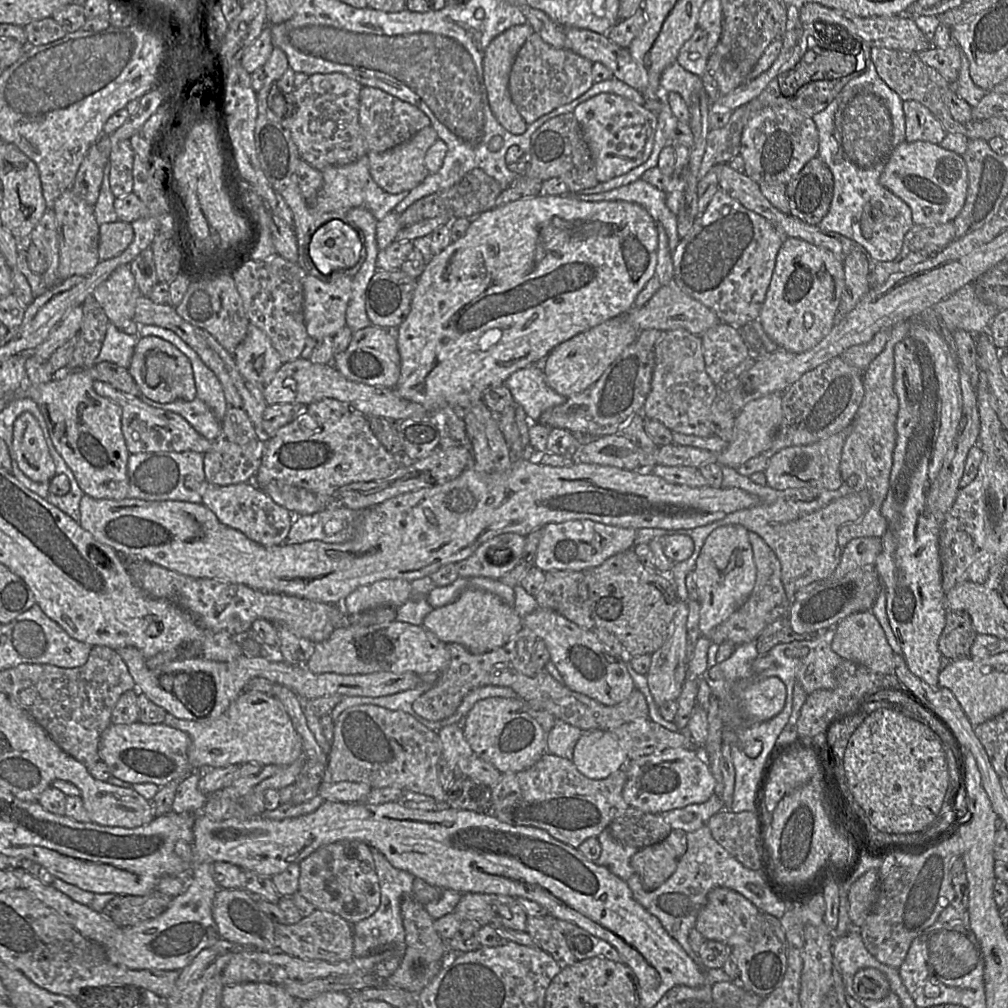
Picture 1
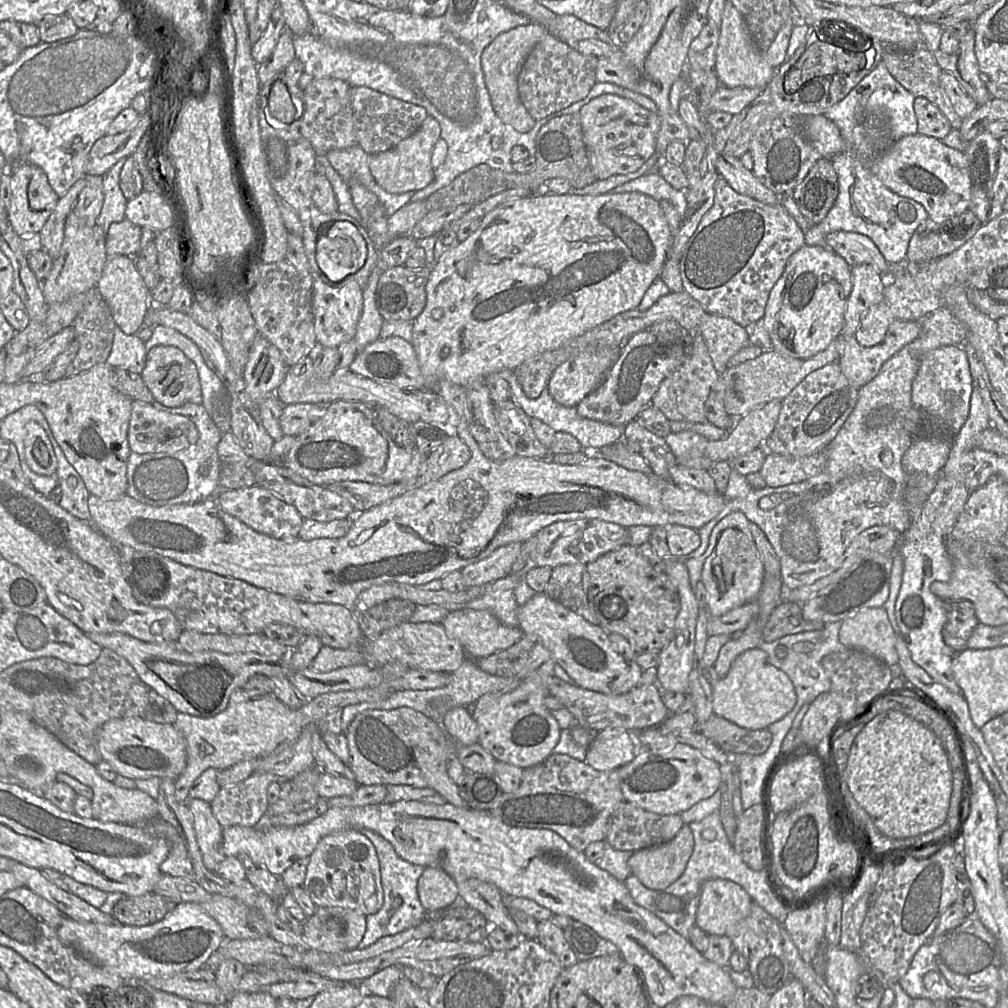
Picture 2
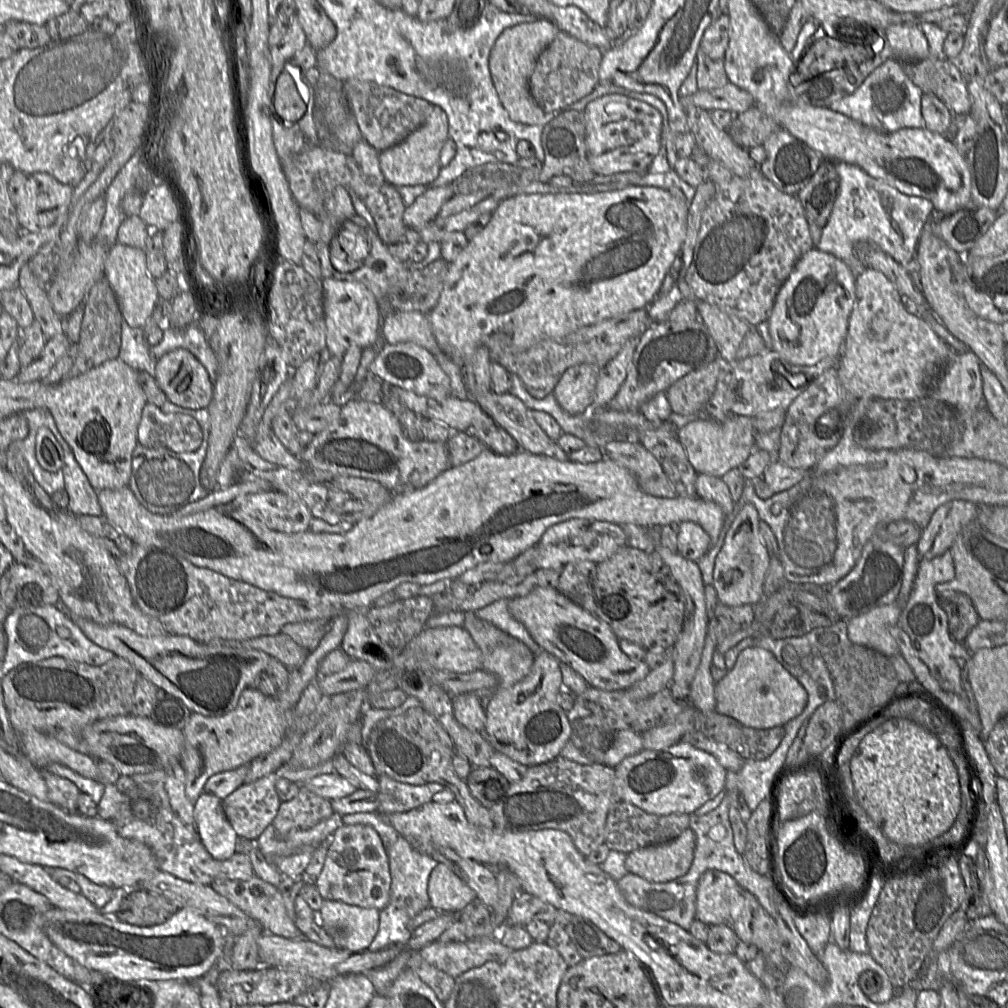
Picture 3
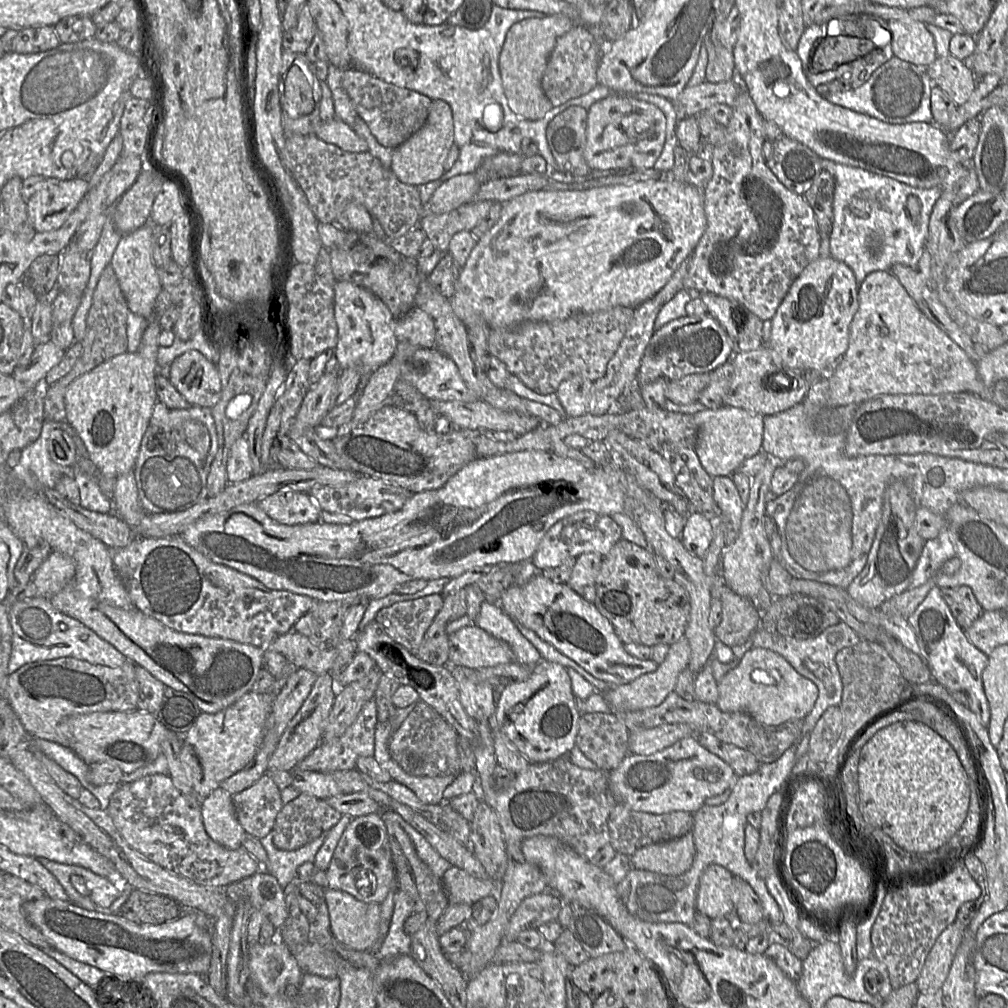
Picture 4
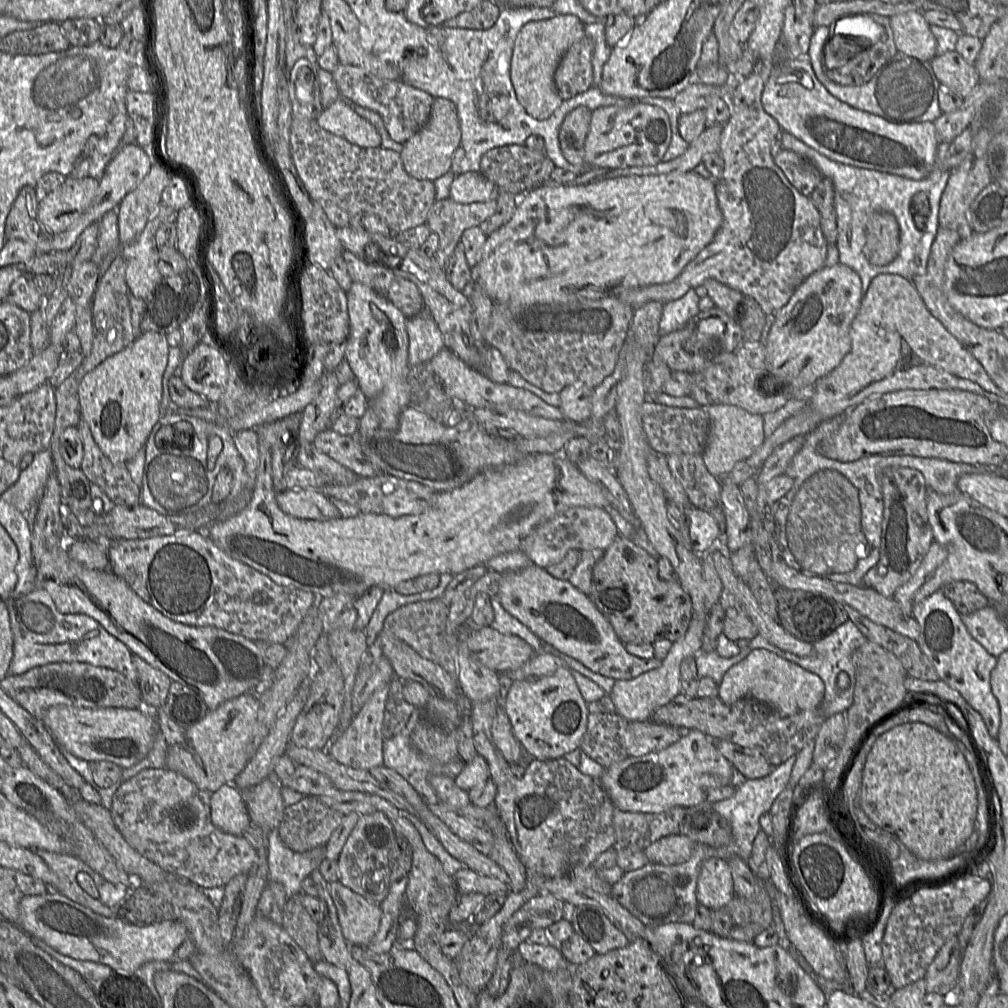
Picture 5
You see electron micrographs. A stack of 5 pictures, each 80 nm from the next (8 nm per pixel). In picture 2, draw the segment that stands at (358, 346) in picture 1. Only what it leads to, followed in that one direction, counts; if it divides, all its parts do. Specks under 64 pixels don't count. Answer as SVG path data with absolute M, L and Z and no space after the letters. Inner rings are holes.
M401 337L378 338L358 351L348 368L351 372L374 381L391 384L409 391L431 389L426 386L416 351L411 342Z

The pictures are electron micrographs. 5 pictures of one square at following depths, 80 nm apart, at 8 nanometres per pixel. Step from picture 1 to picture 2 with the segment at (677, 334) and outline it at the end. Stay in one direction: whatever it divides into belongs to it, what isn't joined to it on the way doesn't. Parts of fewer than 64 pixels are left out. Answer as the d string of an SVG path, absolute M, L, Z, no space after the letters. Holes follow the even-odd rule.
M697 331L690 357L662 381L651 405L659 409L670 421L704 423L707 421L706 402L720 376L713 365L703 336Z

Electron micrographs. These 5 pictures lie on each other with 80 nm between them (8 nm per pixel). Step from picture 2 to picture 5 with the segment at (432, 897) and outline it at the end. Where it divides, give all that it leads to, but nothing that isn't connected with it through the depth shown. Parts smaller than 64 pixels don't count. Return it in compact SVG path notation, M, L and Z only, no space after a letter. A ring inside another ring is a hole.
M467 867L459 869L453 876L458 894L481 893L485 896L491 893L508 894L506 883L495 877L481 875Z

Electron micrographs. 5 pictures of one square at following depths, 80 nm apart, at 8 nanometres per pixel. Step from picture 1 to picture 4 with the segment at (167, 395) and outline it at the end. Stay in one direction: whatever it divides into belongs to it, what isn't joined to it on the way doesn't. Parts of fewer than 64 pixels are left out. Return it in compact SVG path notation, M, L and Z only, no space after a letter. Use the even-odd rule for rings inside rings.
M197 350L178 356L168 366L167 378L192 406L212 408L220 399L217 366Z

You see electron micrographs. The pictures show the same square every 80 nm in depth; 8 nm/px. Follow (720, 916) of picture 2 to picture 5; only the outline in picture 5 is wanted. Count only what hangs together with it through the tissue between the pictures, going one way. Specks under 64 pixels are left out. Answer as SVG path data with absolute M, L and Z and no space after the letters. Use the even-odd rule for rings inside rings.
M716 857L705 860L696 887L698 903L715 911L725 908L734 896L734 884L728 862Z

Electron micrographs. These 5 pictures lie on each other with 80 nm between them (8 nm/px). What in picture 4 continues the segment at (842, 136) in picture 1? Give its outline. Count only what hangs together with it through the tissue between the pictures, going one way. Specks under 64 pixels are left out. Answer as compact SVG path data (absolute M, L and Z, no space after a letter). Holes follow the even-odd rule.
M893 56L878 67L869 79L857 89L829 94L826 95L826 99L832 104L890 124L932 123L931 90L933 86L926 66L912 64ZM821 158L821 167L832 174L836 184L833 201L833 227L829 235L831 256L846 263L852 269L858 287L871 272L890 271L894 264L917 267L928 237L928 233L924 233L919 227L923 216L925 216L925 209L922 209L924 204L921 204L919 215L912 216L911 211L907 208L907 200L911 194L915 194L914 190L918 190L918 188L858 167L824 158ZM873 234L881 236L881 246L875 251L872 249Z

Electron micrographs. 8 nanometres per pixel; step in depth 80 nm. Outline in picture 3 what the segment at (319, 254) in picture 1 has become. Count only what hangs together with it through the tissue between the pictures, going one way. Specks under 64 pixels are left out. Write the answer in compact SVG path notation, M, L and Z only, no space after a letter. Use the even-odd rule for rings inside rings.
M348 221L338 236L331 240L329 251L336 271L345 273L357 269L368 255L365 231L353 221Z

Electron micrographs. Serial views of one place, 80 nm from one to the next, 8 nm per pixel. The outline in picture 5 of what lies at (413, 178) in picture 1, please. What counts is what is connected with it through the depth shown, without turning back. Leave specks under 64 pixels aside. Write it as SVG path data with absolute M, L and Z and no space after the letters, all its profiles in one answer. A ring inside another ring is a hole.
M434 98L425 125L403 144L400 151L403 167L416 179L435 181L450 171L453 154L460 147L460 143L461 129L456 105L446 98Z

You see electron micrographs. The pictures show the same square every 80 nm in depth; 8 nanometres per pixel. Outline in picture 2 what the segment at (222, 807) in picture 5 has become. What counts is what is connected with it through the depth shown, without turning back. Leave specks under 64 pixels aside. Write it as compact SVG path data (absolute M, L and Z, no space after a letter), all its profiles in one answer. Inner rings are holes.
M188 799L197 845L207 870L215 872L218 864L226 857L221 851L223 827L213 815L210 802L201 799Z

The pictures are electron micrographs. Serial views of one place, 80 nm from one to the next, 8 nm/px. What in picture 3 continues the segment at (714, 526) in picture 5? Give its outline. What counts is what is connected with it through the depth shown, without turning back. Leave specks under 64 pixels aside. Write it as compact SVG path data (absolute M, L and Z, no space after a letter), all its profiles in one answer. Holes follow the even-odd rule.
M693 521L680 523L677 550L685 558L698 561L711 547L711 538L701 525Z

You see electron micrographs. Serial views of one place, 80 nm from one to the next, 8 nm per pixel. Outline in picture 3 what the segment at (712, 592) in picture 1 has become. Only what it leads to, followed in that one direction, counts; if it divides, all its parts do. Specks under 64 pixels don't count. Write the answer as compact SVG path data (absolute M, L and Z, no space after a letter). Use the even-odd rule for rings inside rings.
M744 504L732 519L723 545L715 558L712 585L719 603L726 606L756 605L763 599L765 576L770 565L770 552L759 529L760 517L756 507Z

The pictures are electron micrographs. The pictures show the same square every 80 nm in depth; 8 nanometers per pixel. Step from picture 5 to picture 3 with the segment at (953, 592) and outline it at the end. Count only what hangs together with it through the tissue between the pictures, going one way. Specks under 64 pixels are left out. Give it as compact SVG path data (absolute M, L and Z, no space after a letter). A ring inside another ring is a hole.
M956 592L940 595L939 603L947 613L951 637L955 641L963 643L979 621L978 613L971 599L964 593Z

